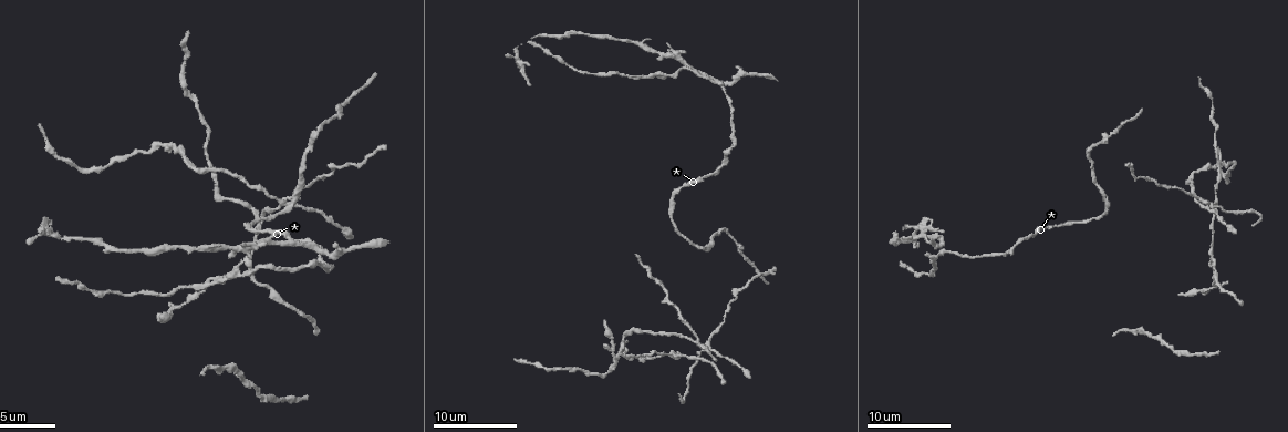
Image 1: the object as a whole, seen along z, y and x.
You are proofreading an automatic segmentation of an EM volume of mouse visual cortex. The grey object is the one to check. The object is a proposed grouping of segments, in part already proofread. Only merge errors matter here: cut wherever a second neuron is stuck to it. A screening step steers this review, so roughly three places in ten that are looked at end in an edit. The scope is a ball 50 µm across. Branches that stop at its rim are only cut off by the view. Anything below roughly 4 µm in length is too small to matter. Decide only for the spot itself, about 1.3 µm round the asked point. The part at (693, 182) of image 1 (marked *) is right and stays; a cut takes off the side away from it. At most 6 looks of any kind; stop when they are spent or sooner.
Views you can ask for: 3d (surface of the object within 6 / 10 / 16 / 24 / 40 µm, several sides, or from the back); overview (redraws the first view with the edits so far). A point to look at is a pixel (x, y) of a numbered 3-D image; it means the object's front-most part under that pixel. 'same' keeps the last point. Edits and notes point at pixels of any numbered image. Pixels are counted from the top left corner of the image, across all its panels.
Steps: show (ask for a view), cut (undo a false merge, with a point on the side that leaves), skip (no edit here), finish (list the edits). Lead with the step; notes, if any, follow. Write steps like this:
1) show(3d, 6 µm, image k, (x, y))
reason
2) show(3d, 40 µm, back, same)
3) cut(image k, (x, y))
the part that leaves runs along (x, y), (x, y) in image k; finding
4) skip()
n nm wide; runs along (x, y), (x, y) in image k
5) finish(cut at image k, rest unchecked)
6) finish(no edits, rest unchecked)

show(3d, 10 µm, image 1, (314, 262))
four or more arms meet

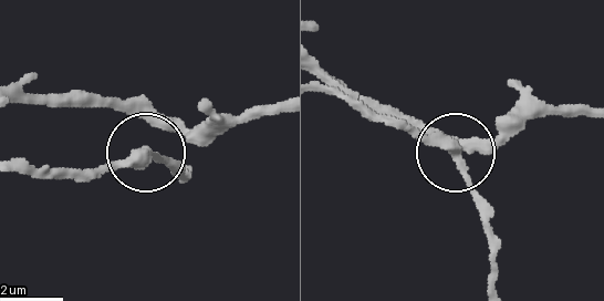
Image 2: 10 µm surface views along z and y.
skip()
4 arms; runs along (493, 289), (490, 226), (464, 162), (391, 125) in image 2; continuous, no second neuron

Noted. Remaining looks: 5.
show(3d, 16 µm, image 1, (1116, 131))

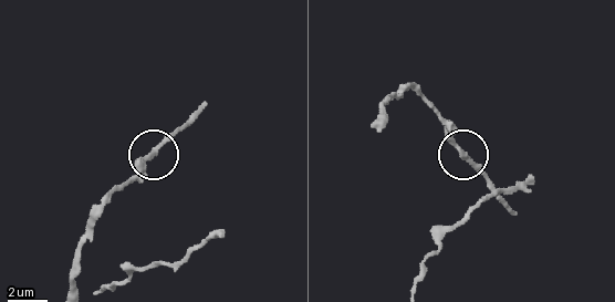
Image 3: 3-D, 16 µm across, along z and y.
show(3d, 6 µm, image 3, (155, 156))

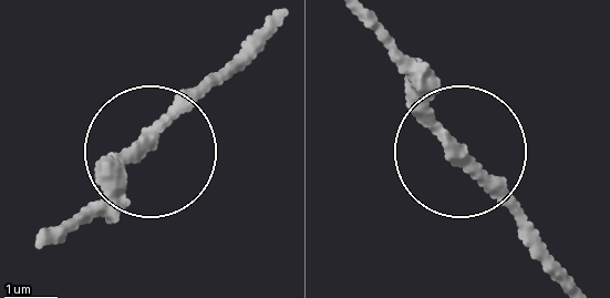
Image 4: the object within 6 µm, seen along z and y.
skip()
230 nm wide; continuous, no second neuron

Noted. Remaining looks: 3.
show(3d, 6 µm, image 1, (288, 200))
looks like a crossing

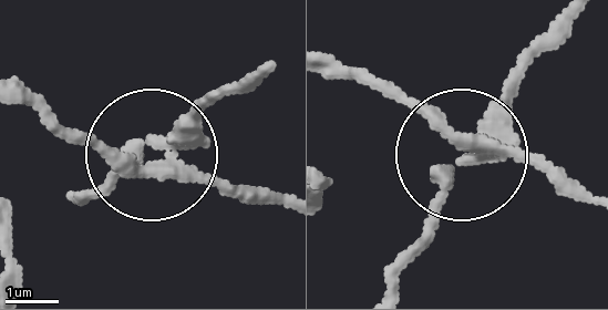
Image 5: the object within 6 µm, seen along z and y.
cut(image 5, (438, 220))
side arm 33 µm; 4 arms; two neurons meet here

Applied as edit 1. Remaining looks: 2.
finish(cut at image 5, rest unchecked)

